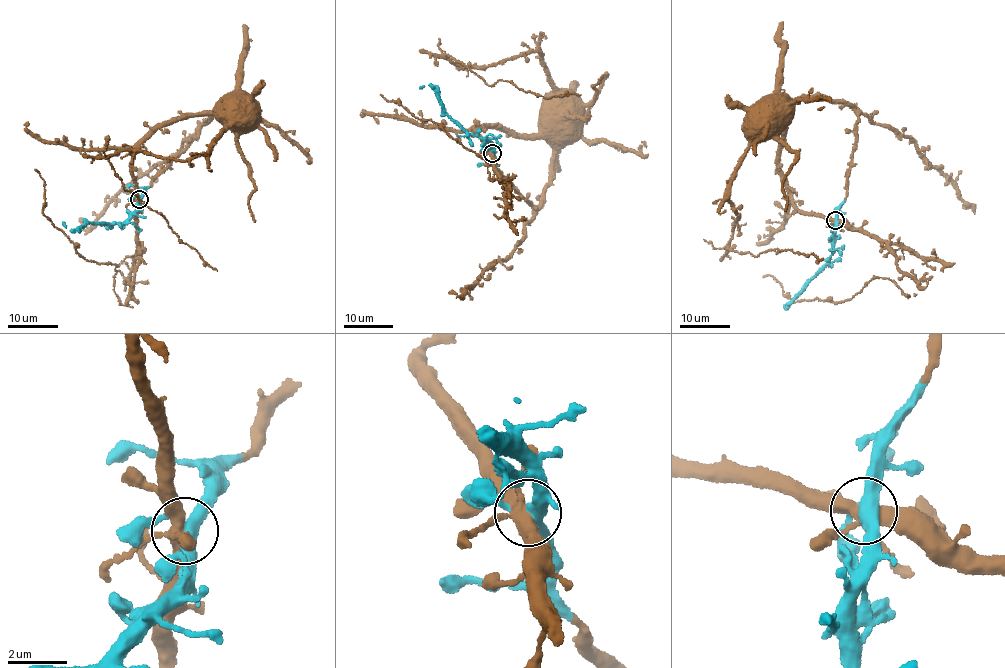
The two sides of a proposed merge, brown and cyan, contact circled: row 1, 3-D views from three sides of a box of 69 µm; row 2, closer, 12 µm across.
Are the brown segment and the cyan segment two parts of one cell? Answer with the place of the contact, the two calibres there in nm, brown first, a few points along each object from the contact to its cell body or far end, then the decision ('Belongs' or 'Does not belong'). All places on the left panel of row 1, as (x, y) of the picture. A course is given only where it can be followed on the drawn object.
Place: (139, 199). Thickness 400 nm (brown) against 360 nm. Course of brown: (139, 199), (132, 170), (134, 151), (158, 128), (189, 116), (212, 113), (218, 102), (227, 99), (235, 103). Course of cyan: (139, 199), (139, 210), (122, 222), (90, 223), (71, 231), (62, 222). Belongs

